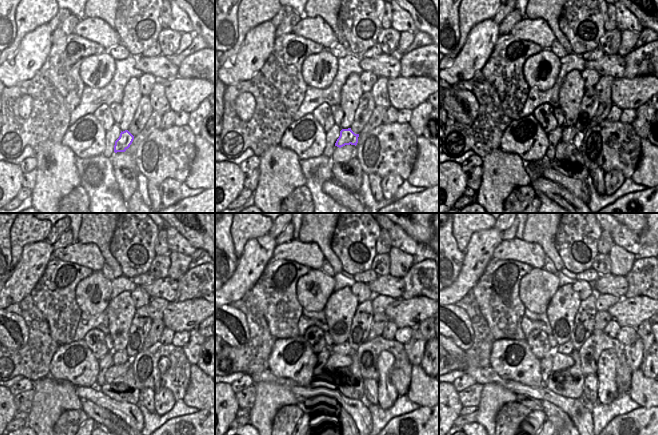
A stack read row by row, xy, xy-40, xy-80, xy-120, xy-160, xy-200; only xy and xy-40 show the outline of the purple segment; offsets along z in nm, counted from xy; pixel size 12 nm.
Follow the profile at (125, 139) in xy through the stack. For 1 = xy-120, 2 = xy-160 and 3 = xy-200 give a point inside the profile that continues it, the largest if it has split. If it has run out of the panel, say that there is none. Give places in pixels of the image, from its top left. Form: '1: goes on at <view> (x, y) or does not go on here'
1: goes on at xy-120 (121, 357)
2: goes on at xy-160 (344, 349)
3: goes on at xy-200 (567, 348)

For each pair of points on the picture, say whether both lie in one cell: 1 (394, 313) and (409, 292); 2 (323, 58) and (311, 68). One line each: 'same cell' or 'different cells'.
1: different cells
2: same cell

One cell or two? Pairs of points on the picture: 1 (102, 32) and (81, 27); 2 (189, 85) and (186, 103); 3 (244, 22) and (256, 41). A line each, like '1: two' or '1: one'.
1: one
2: one
3: two

